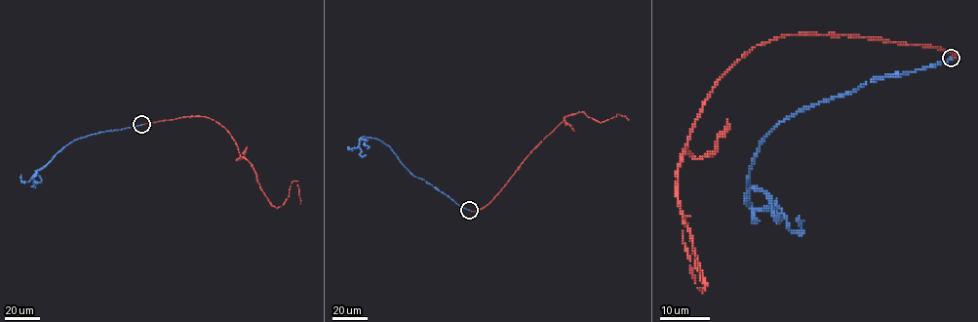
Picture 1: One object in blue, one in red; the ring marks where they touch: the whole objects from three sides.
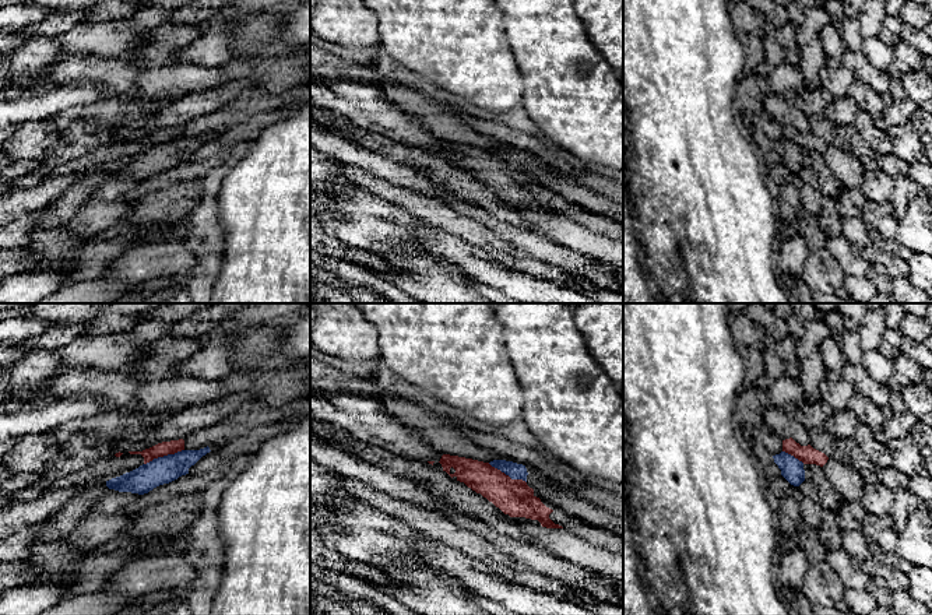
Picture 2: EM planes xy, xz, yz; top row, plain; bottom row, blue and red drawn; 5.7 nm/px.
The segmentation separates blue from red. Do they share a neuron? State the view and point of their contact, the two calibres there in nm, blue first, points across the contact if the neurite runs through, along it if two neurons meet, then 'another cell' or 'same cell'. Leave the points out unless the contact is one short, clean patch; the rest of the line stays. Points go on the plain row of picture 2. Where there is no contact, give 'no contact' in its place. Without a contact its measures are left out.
contact xy (164, 143); calibres 160 and 80 nm; another cell

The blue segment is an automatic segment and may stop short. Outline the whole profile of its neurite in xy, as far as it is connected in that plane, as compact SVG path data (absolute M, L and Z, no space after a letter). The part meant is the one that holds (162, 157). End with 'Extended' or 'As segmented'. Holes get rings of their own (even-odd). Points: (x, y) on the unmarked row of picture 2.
M212 130L200 137L182 137L175 141L154 145L130 159L106 168L106 173L119 179L148 180L159 172L169 171L189 161L189 155L203 143L210 138L218 138L225 130Z. Extended

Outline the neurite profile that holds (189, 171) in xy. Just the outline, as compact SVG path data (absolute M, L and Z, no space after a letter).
M214 155L204 161L193 159L182 162L169 171L159 172L148 180L141 182L134 190L127 191L126 197L136 201L148 193L165 190L183 182L198 180L212 169L222 166L224 161L225 155Z

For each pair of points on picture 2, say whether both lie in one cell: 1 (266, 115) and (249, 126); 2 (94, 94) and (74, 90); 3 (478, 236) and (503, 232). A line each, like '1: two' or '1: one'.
1: one
2: one
3: two

